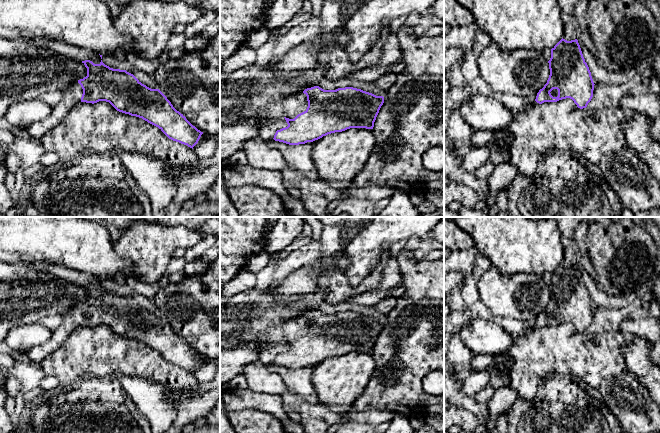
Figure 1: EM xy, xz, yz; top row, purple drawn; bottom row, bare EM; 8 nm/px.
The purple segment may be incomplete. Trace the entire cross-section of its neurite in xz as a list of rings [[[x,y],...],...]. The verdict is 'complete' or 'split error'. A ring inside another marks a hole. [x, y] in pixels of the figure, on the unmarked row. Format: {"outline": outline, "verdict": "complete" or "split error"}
{"outline": [[[353,311],[305,313],[283,323],[287,351],[277,354],[274,364],[289,369],[313,366],[350,352],[373,353],[384,327],[383,320]]], "verdict": "split error"}

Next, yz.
{"outline": [[[562,262],[551,273],[548,287],[549,302],[537,317],[535,325],[542,328],[570,322],[578,332],[586,332],[593,321],[595,308],[578,264]]], "verdict": "split error"}

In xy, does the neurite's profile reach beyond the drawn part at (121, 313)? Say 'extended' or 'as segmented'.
extended

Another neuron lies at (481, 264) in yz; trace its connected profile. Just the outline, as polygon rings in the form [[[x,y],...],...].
[[[478,253],[472,269],[472,277],[478,280],[488,269],[492,267],[492,263],[483,254]]]

